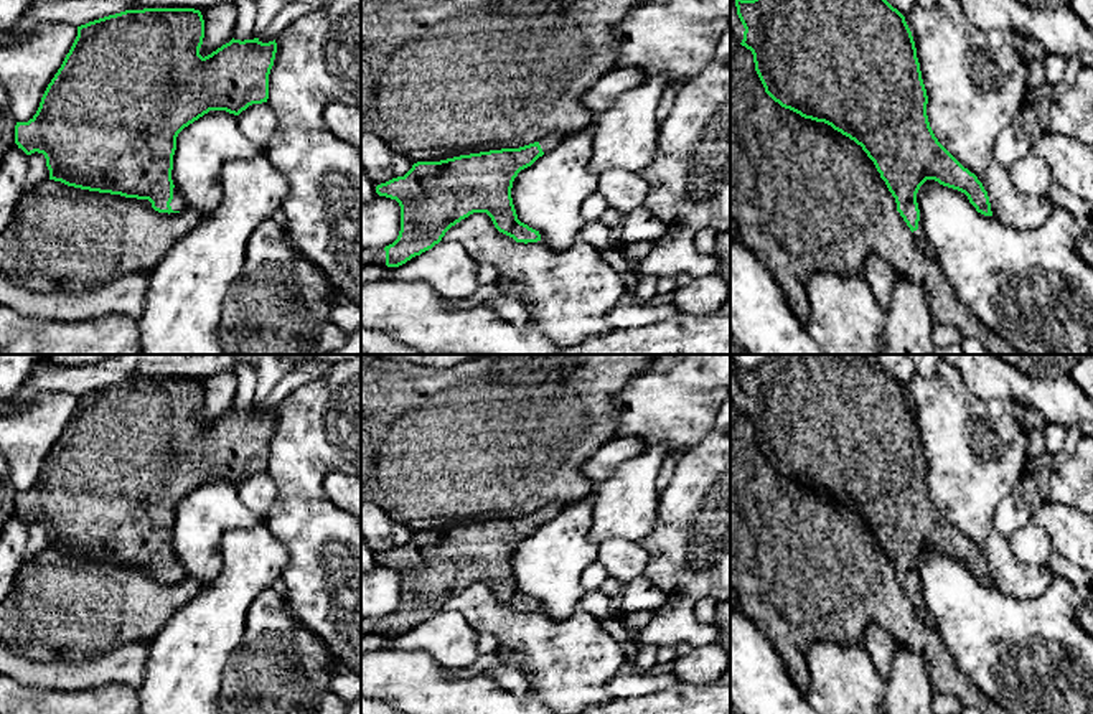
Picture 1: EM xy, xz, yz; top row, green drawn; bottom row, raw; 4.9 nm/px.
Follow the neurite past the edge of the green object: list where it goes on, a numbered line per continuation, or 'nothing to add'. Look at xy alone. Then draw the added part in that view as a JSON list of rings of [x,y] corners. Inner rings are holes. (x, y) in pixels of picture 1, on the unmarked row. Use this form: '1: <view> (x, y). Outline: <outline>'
1: xy (177, 573). Outline: [[[173,557],[173,569],[170,572],[173,580],[183,580],[186,577],[185,567],[181,566],[181,562]]]

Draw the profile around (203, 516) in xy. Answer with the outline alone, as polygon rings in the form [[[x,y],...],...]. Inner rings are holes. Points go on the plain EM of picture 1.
[[[209,480],[176,506],[173,524],[171,549],[175,557],[185,567],[186,577],[198,580],[201,585],[211,584],[223,569],[221,539],[237,528],[249,528],[260,521],[239,498],[237,485],[226,480]]]

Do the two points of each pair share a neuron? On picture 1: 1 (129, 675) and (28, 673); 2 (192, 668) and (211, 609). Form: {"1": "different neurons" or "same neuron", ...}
{"1": "same neuron", "2": "same neuron"}

